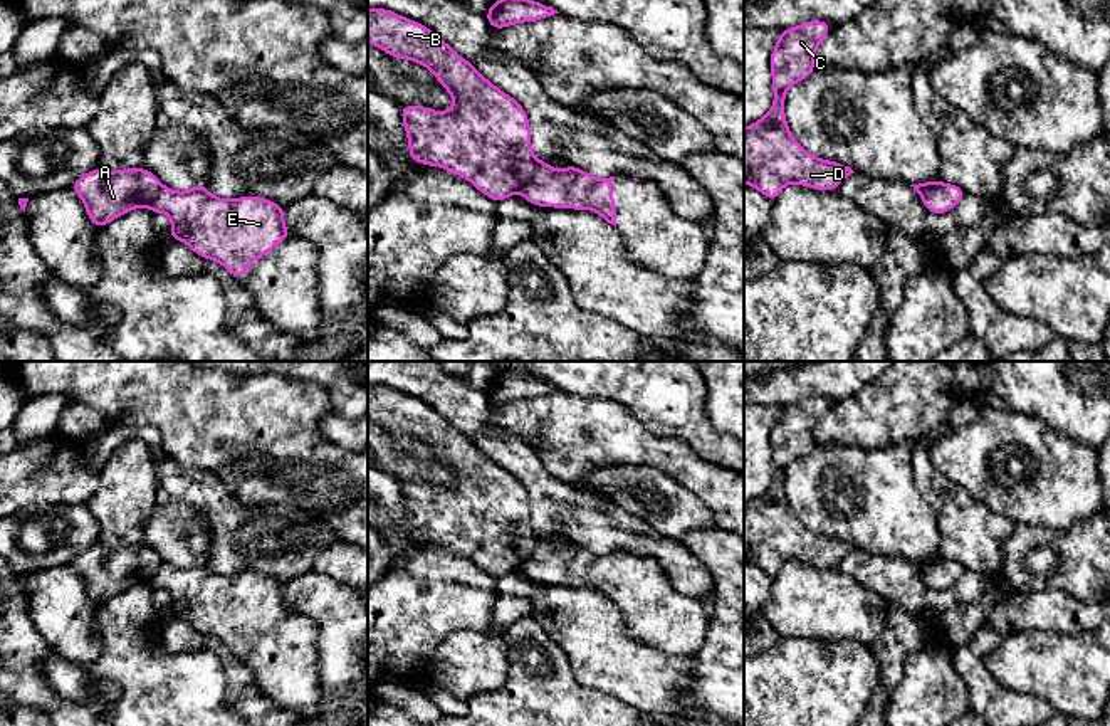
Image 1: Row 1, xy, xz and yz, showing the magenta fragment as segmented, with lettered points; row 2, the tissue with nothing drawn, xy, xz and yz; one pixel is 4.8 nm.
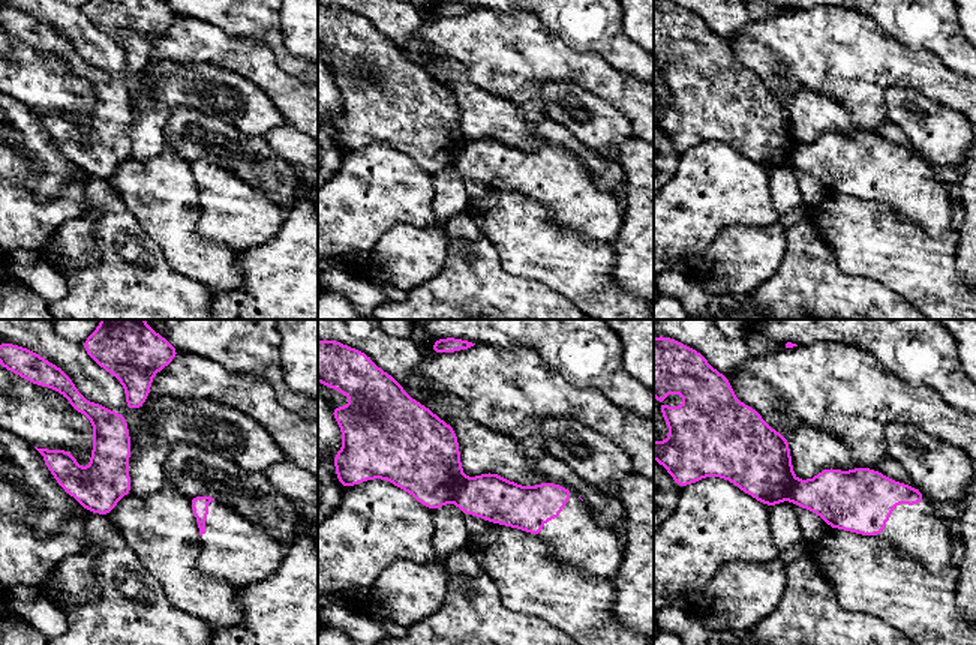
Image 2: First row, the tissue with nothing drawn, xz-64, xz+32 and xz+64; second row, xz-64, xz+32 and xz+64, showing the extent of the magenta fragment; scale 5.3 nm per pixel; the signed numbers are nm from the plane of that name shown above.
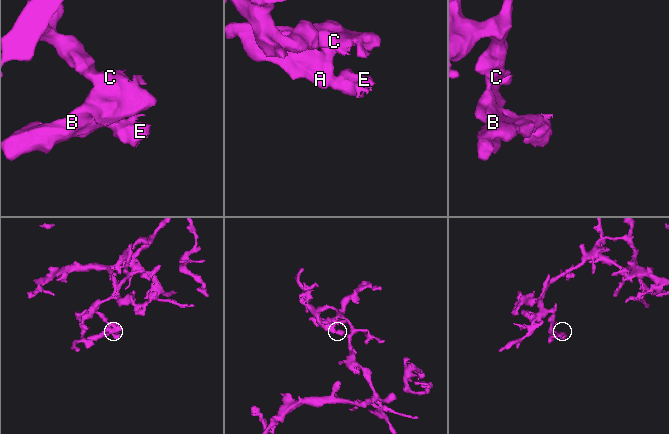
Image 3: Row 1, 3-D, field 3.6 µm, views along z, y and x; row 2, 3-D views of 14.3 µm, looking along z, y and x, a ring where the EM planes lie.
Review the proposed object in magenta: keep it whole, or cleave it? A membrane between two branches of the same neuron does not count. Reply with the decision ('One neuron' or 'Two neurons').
Two neurons

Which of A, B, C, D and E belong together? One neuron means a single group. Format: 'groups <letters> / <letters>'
groups A B C D / E

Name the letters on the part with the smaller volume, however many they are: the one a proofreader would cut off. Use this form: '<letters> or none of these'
E

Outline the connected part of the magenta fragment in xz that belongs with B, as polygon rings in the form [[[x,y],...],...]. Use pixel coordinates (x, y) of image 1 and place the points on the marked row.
[[[368,8],[368,42],[396,59],[420,62],[437,74],[437,82],[453,99],[453,108],[445,113],[425,106],[400,106],[411,161],[467,178],[495,203],[522,190],[541,161],[531,150],[529,118],[512,96],[495,87],[428,27],[388,8]]]

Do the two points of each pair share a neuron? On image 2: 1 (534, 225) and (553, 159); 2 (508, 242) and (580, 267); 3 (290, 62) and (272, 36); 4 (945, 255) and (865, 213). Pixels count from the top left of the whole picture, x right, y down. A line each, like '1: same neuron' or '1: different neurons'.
1: different neurons
2: same neuron
3: same neuron
4: same neuron

